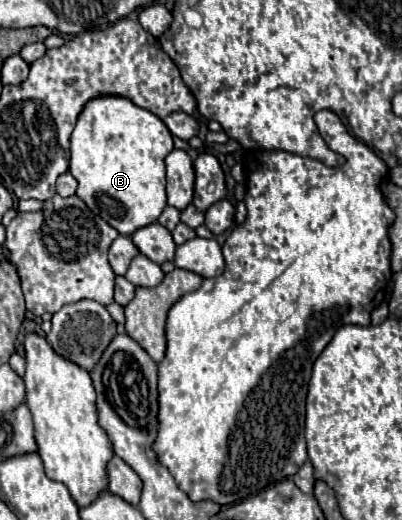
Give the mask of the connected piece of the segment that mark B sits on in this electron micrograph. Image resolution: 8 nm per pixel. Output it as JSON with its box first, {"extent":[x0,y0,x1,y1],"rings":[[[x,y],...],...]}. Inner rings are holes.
{"extent":[69,95,173,235],"rings":[[[99,95],[85,103],[69,147],[69,173],[79,181],[77,197],[99,217],[103,217],[121,235],[133,235],[139,227],[155,223],[167,205],[165,195],[165,157],[173,151],[173,137],[165,123],[151,111],[135,105],[121,95]]]}

